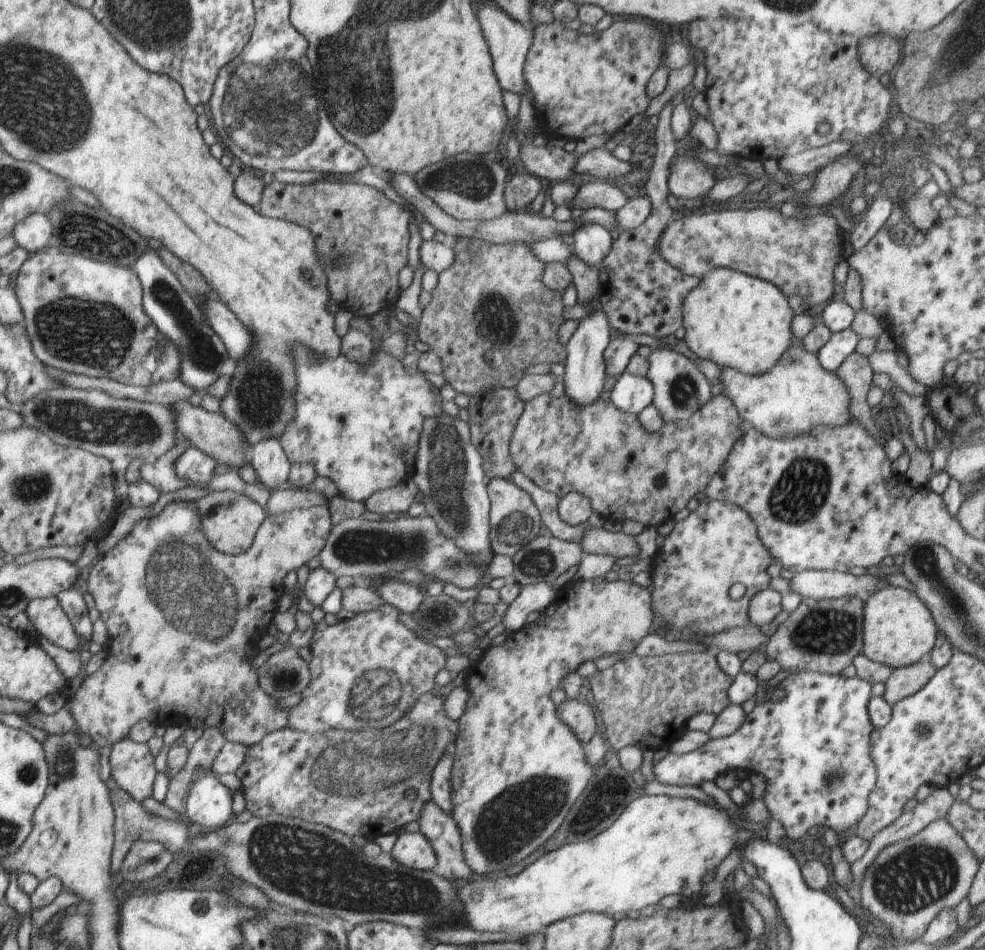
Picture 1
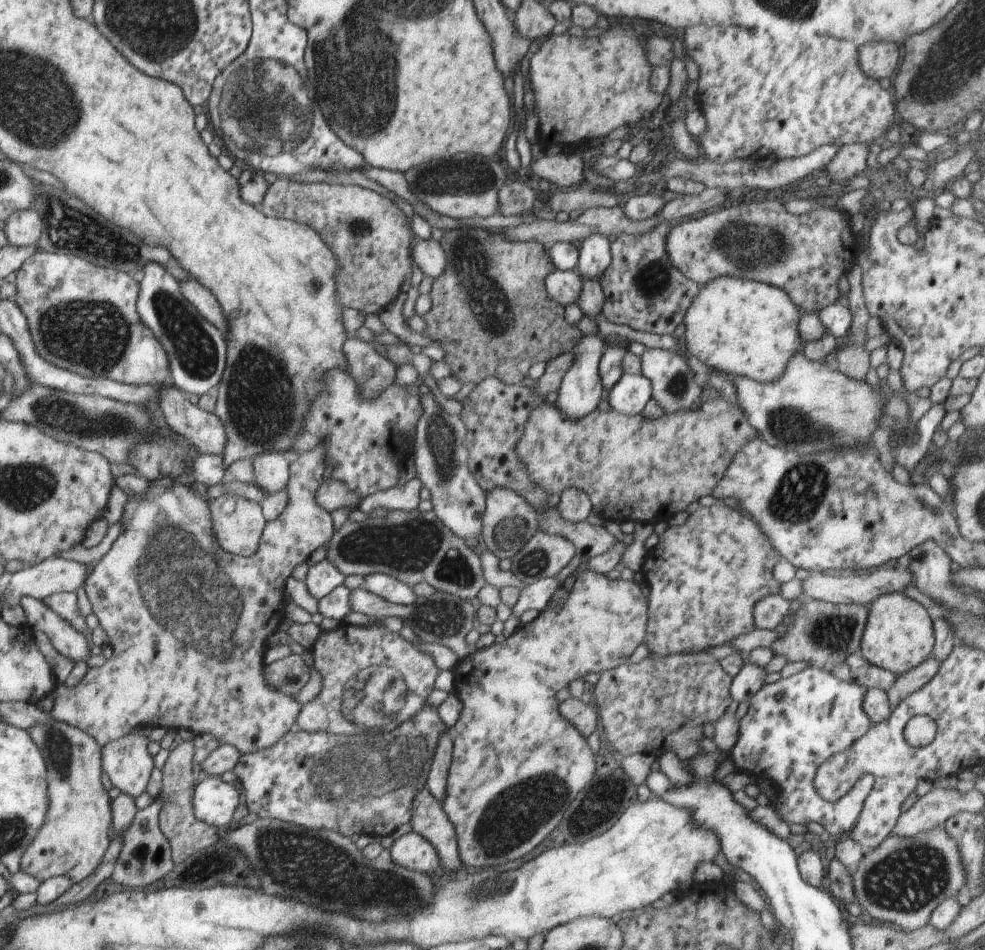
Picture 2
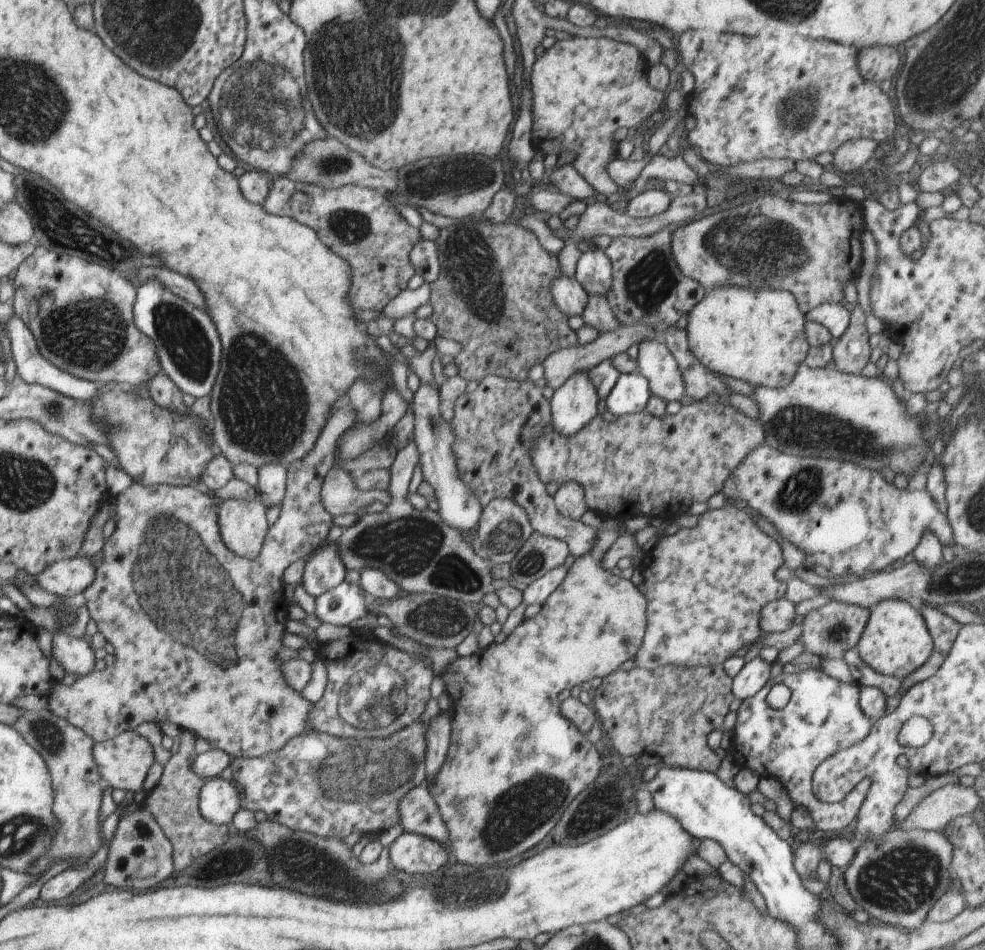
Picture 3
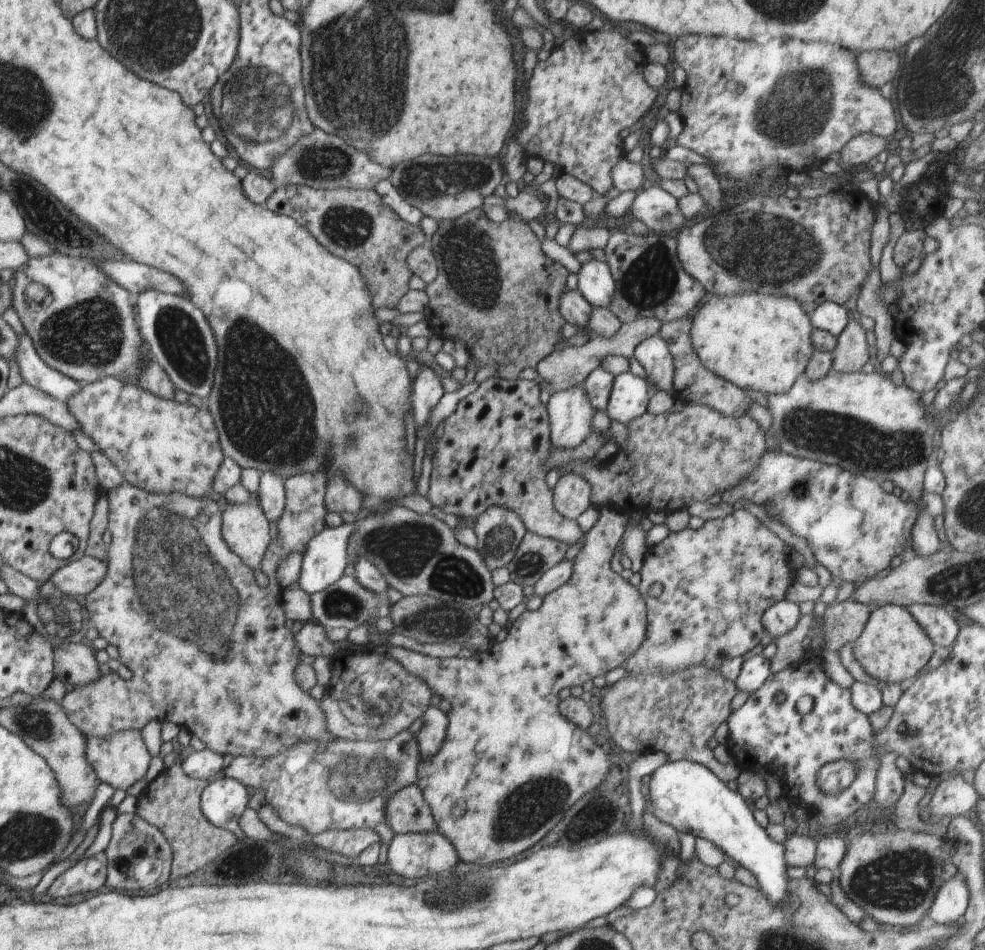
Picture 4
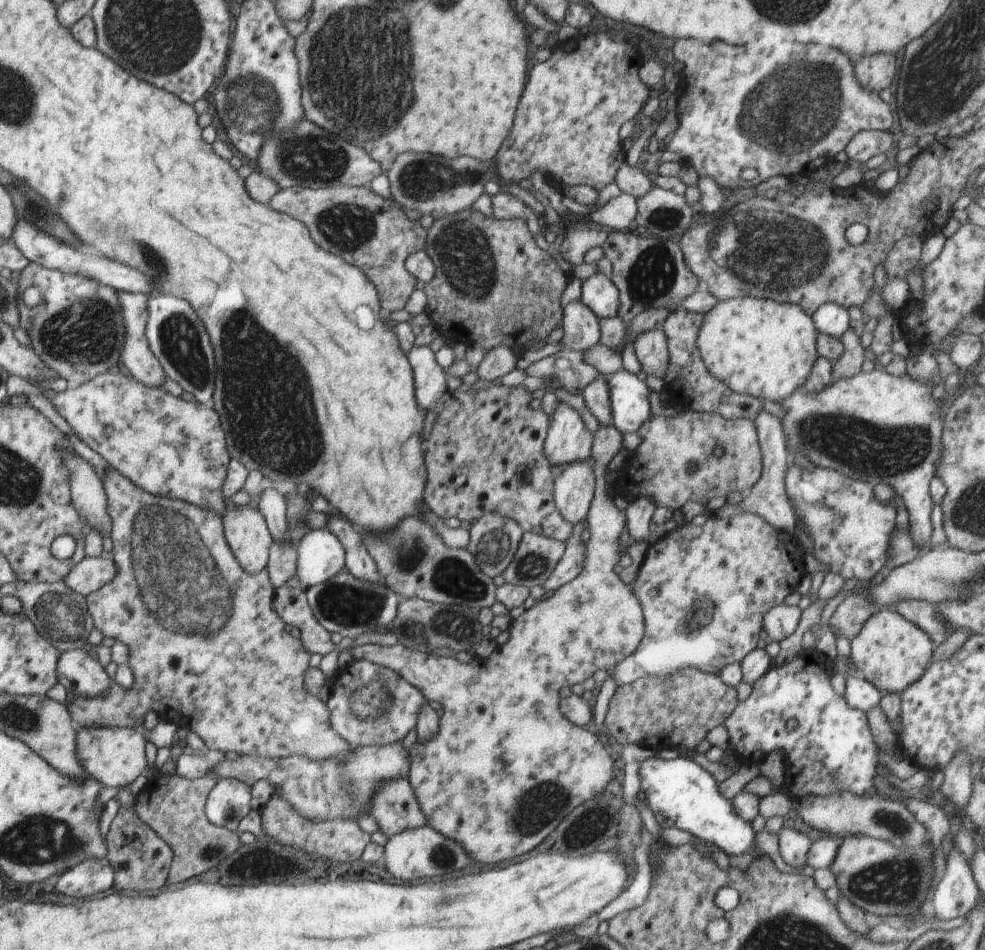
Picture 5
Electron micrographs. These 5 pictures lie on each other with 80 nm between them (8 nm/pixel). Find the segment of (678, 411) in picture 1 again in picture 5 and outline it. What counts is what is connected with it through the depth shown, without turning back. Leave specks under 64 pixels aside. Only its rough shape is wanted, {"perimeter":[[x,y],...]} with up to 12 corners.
{"perimeter":[[646,330],[634,342],[641,370],[664,380],[668,348],[663,330]]}

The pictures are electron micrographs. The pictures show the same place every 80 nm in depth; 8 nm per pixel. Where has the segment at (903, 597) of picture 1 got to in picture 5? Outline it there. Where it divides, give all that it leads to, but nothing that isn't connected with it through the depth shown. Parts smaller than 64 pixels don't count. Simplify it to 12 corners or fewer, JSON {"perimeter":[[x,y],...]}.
{"perimeter":[[896,610],[870,616],[851,654],[882,693],[922,677],[936,646]]}

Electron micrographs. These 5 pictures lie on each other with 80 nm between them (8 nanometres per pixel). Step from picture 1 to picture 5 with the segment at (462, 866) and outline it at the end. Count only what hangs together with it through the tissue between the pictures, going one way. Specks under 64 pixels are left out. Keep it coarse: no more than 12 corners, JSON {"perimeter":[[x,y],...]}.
{"perimeter":[[407,778],[380,784],[368,814],[389,838],[426,825]]}

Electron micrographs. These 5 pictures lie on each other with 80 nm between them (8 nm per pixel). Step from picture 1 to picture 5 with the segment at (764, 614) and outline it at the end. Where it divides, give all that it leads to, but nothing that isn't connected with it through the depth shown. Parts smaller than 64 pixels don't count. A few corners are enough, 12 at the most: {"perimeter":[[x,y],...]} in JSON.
{"perimeter":[[779,603],[763,629],[780,643],[796,631],[800,608]]}

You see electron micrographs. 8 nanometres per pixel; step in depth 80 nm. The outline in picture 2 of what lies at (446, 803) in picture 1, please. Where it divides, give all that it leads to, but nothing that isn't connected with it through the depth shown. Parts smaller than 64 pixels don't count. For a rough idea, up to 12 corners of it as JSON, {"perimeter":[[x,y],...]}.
{"perimeter":[[451,731],[441,736],[425,788],[442,804],[453,756]]}

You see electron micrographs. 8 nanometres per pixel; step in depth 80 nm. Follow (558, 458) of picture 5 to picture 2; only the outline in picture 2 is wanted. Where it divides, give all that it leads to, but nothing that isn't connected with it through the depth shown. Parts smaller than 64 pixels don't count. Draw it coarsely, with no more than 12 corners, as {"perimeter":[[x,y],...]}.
{"perimeter":[[583,335],[557,391],[568,421],[595,412],[603,387],[599,361],[606,340]]}

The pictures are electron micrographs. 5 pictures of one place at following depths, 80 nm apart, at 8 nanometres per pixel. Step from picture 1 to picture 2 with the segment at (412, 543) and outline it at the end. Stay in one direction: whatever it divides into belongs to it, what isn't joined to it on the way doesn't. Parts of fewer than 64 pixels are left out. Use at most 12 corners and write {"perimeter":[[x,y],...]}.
{"perimeter":[[430,512],[348,520],[326,559],[466,601],[478,554]]}

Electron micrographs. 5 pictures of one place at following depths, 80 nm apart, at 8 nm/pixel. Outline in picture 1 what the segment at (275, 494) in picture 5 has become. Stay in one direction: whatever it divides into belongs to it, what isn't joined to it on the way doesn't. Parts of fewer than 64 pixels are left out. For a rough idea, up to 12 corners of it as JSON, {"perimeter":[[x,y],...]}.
{"perimeter":[[278,439],[250,448],[258,482],[270,490],[289,480],[291,462]]}

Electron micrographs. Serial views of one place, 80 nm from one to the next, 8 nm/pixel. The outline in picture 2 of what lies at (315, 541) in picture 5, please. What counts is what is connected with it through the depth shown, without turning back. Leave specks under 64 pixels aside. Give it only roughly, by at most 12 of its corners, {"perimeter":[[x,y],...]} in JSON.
{"perimeter":[[328,559],[310,566],[307,590],[323,599],[345,581]]}

